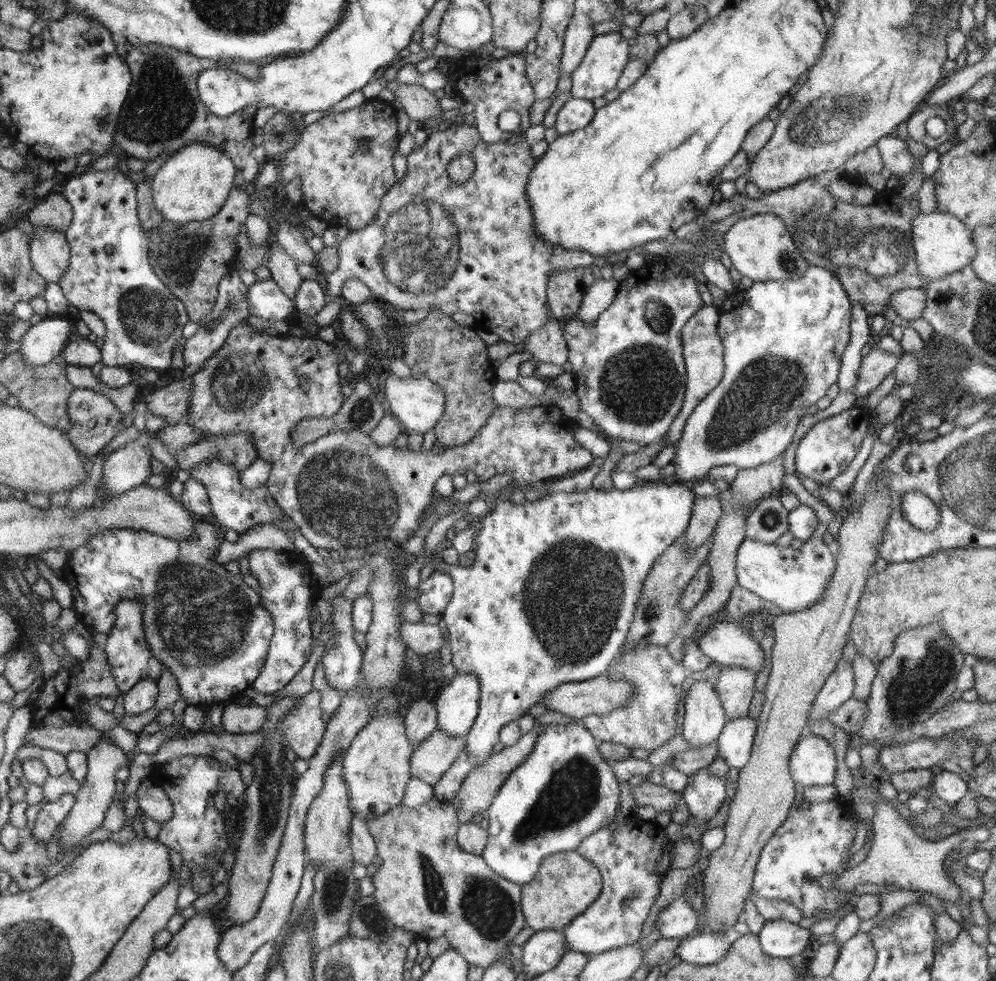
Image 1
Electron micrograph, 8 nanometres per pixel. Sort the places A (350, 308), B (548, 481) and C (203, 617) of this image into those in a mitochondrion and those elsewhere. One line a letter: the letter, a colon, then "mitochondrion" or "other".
A: other
B: other
C: mitochondrion

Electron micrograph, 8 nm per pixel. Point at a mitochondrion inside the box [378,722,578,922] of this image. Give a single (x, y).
(435, 895)

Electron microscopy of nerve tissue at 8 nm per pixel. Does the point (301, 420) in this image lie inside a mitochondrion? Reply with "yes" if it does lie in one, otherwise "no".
no

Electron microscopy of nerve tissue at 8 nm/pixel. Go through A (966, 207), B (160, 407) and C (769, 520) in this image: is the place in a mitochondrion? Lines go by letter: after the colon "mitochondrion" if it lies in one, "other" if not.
A: other
B: other
C: mitochondrion

